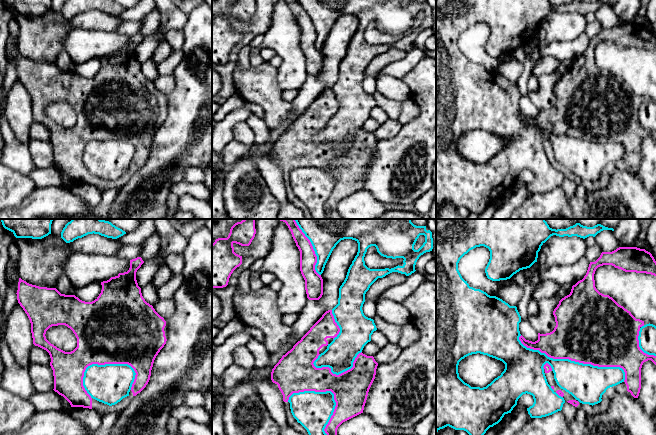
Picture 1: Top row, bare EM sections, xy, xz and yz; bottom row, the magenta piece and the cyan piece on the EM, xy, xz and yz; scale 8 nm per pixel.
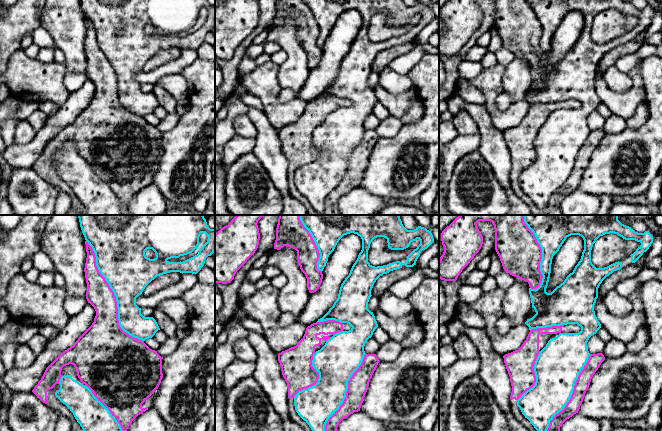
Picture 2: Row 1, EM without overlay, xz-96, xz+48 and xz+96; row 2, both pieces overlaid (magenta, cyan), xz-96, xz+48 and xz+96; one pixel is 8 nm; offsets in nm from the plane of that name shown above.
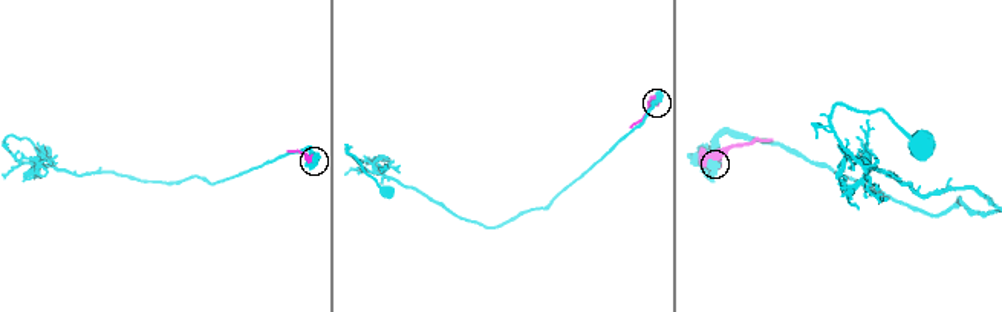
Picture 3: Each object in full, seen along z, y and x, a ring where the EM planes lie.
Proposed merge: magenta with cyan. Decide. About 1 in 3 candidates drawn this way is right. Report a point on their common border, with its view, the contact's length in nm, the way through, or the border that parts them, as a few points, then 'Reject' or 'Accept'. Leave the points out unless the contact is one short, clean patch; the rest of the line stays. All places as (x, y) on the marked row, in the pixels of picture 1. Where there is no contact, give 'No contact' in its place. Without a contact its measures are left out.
Touches magenta at yz (574, 360). Shared border 950 nm. Reject

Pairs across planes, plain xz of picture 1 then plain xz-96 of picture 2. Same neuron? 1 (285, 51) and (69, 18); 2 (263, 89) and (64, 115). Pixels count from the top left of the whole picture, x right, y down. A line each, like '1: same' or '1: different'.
1: same
2: different

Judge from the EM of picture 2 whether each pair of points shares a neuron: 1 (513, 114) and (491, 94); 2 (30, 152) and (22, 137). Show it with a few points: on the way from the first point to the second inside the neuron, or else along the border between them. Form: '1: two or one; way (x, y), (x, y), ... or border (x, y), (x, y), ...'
1: one; way (505, 114), (499, 114), (491, 106), (491, 102)
2: two; border (37, 132), (28, 142), (14, 143)

